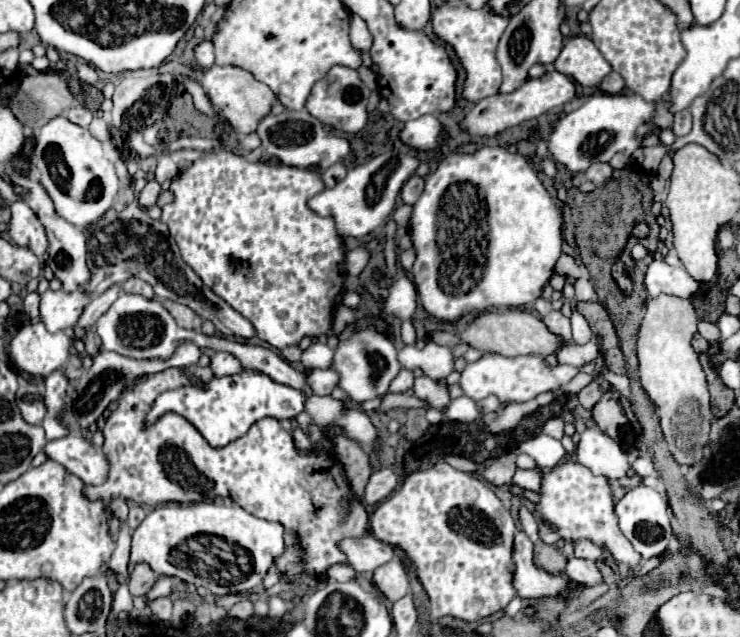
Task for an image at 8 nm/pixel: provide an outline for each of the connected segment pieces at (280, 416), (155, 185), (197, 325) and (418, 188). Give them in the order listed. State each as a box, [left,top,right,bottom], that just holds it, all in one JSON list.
[[147,370,307,448],[139,180,161,208],[161,300,203,330],[401,176,425,204]]

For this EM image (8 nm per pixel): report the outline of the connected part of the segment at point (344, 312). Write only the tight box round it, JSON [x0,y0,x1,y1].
[333,306,355,334]

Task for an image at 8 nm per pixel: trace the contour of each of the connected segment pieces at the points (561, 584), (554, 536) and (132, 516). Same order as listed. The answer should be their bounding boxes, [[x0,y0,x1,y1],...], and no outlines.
[[515,530,573,600],[535,458,641,566],[127,504,145,530]]

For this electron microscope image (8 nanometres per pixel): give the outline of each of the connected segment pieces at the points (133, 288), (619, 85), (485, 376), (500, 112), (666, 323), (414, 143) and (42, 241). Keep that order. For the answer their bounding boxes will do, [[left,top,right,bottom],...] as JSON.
[[123,278,155,300],[599,72,625,92],[459,354,579,404],[461,72,575,136],[637,294,711,466],[399,114,441,150],[9,202,49,258]]

